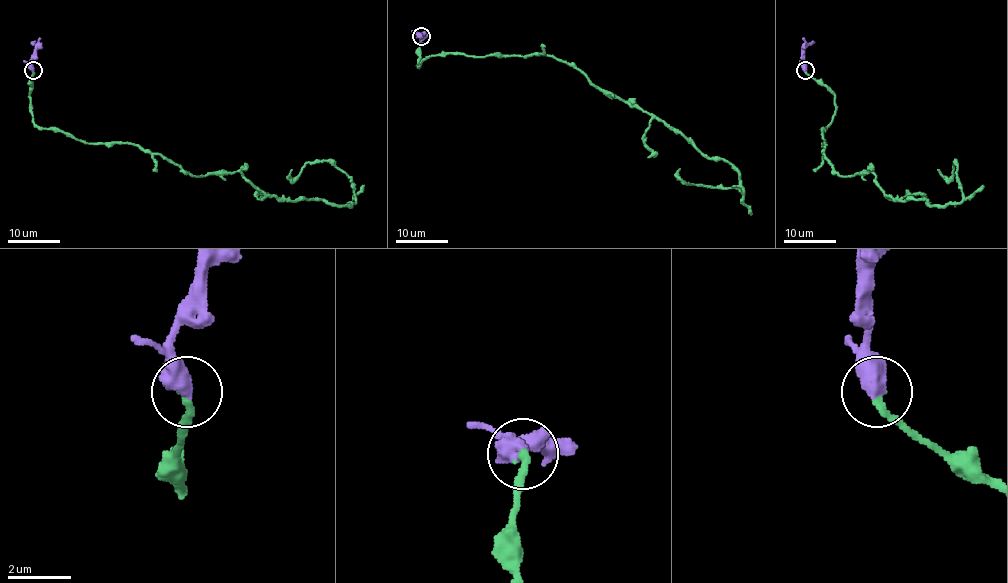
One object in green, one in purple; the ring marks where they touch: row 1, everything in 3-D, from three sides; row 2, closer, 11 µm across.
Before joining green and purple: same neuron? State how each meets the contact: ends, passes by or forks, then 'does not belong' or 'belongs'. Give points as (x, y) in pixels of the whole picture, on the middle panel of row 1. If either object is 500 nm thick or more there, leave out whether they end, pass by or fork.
belongs

